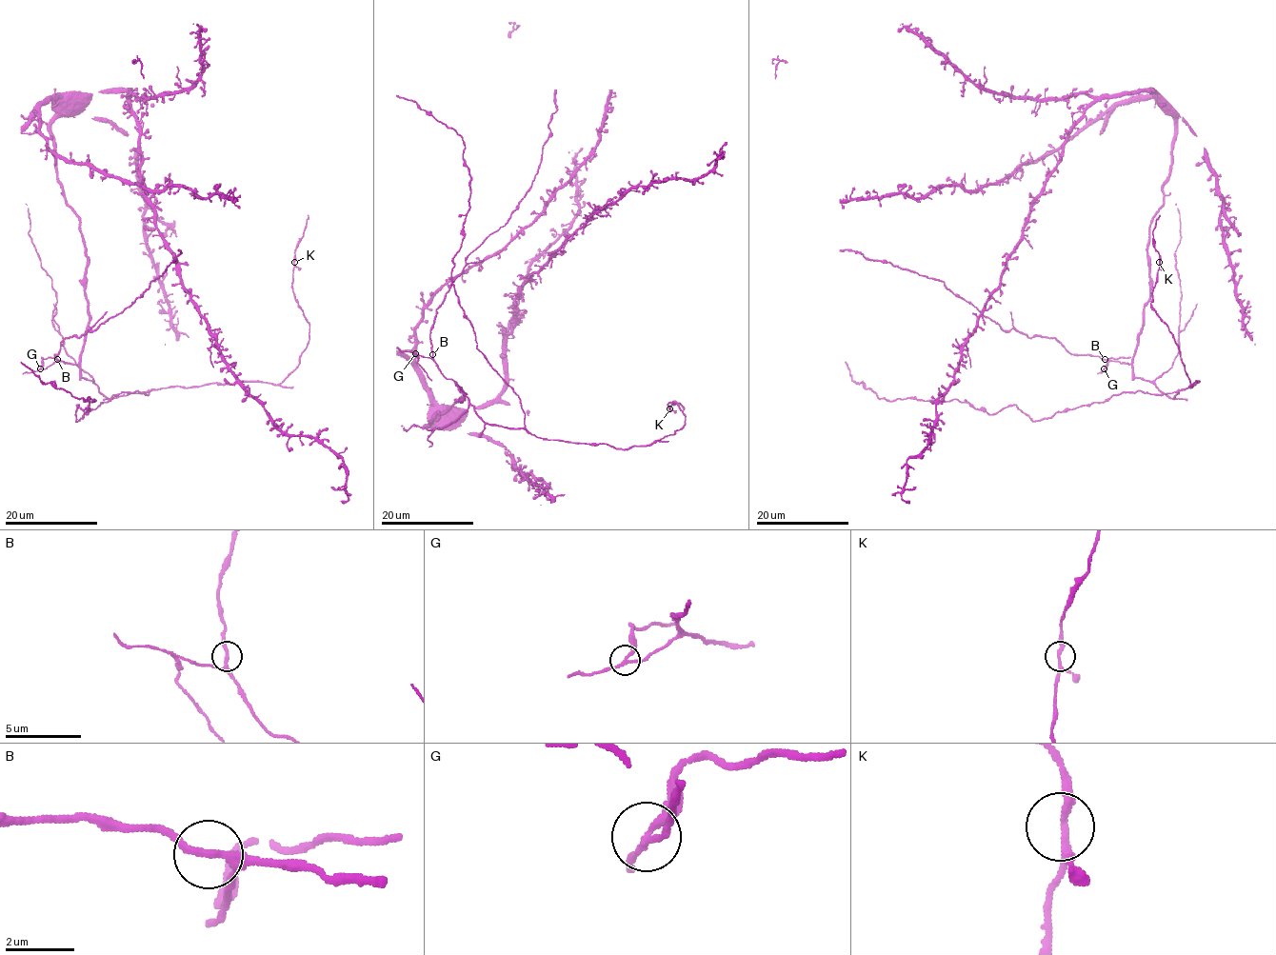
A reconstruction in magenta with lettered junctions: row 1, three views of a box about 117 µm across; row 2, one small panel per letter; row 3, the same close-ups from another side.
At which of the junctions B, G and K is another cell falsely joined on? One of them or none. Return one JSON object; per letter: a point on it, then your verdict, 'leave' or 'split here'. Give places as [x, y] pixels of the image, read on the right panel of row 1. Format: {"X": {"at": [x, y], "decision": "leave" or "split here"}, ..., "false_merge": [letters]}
{"B": {"at": [1105, 359], "decision": "leave"}, "G": {"at": [1104, 368], "decision": "split here"}, "K": {"at": [1159, 262], "decision": "leave"}, "false_merge": ["G"]}

